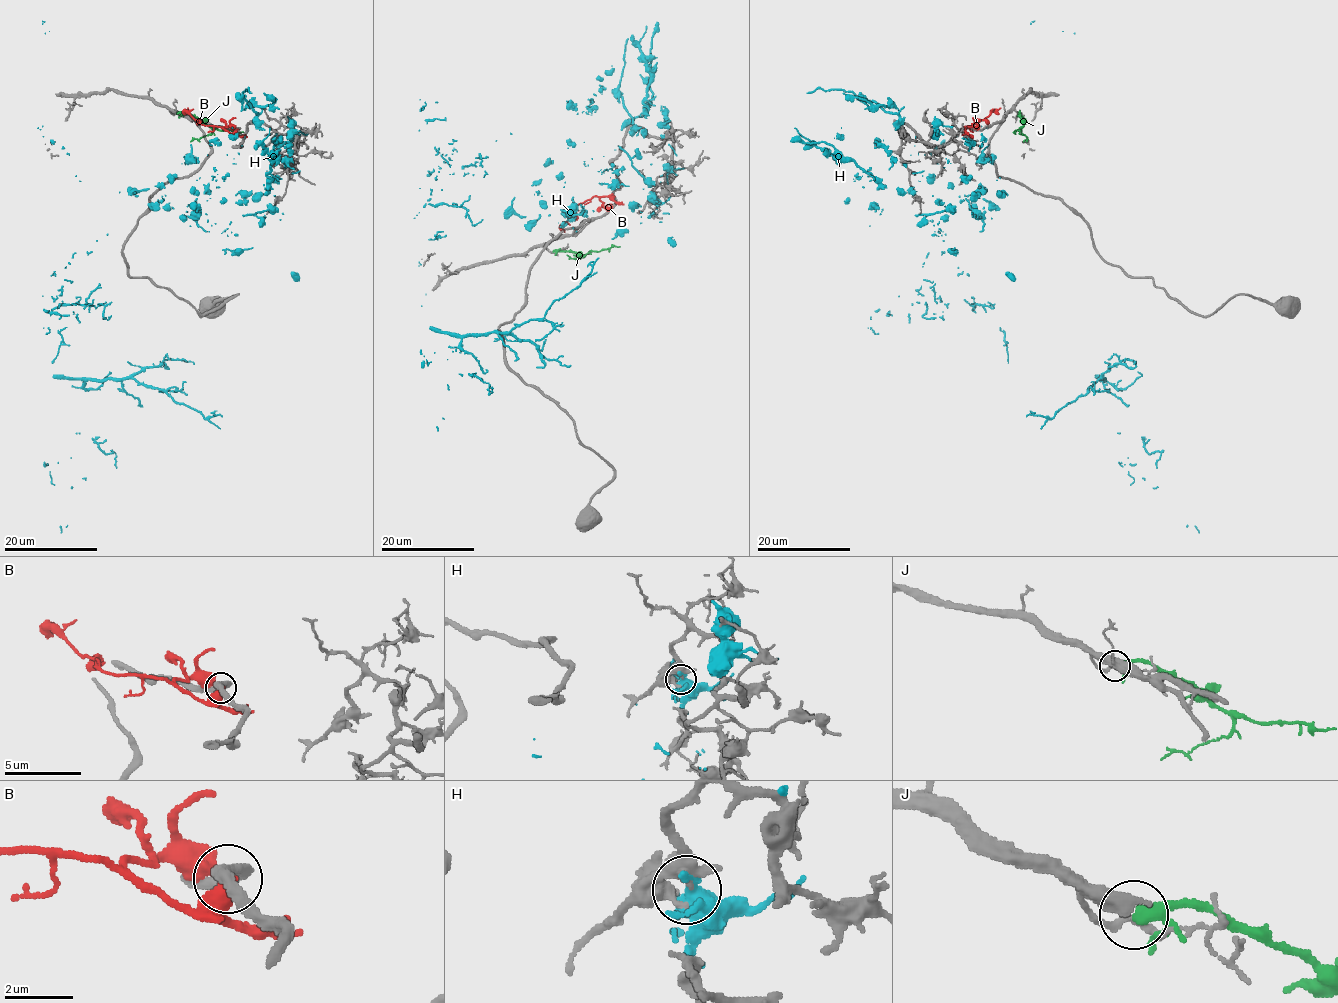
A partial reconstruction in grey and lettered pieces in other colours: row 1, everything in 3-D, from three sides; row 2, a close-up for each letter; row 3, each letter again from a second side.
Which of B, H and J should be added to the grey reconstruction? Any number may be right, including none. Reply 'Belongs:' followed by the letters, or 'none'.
Belongs: none

